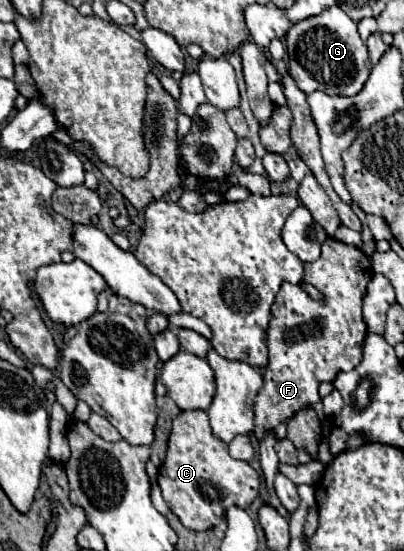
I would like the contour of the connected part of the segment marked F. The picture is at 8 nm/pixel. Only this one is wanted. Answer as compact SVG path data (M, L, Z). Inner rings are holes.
M328 237L320 259L304 263L302 281L284 283L280 287L272 305L272 319L268 327L270 357L264 369L264 387L254 399L254 435L258 441L300 409L318 403L320 383L332 383L340 371L350 371L360 363L364 337L368 333L362 317L362 305L370 279L370 259L360 249ZM304 283L314 285L324 295L324 301L314 301L304 291Z

